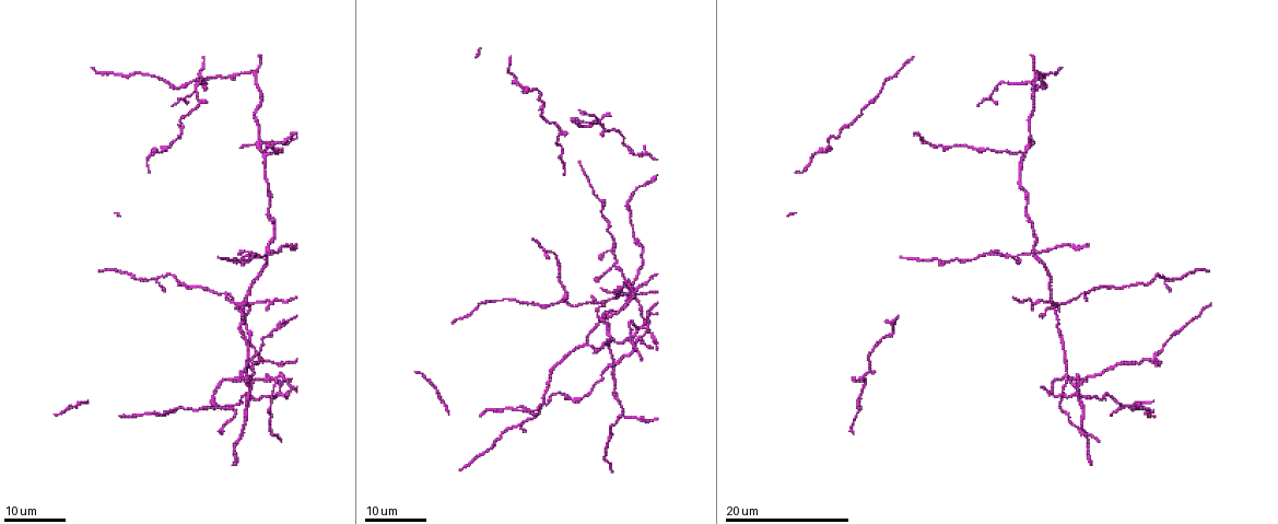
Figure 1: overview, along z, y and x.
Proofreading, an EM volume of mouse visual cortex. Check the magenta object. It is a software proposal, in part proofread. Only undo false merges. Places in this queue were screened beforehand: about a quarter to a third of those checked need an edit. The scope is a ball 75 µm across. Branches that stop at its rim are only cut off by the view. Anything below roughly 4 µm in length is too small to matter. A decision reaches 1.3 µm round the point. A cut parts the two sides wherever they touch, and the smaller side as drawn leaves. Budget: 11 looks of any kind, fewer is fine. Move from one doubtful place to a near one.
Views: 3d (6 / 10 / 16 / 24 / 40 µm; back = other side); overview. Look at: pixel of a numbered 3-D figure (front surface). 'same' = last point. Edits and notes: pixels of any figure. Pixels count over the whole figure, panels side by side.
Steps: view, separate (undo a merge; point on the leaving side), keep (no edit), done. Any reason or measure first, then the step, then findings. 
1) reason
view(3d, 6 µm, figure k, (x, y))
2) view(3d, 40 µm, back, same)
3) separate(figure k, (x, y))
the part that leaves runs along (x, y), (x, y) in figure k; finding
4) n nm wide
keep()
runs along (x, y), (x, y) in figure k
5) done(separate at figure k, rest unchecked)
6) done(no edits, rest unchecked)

four or more arms meet
view(3d, 16 µm, figure 1, (1031, 250))

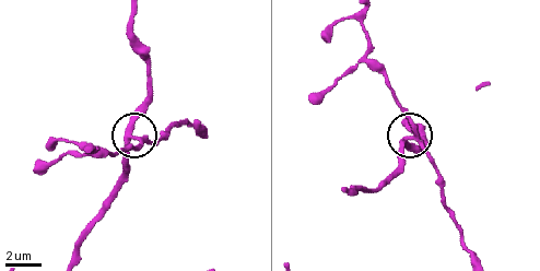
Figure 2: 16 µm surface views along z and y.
view(3d, 10 µm, figure 2, (408, 139))

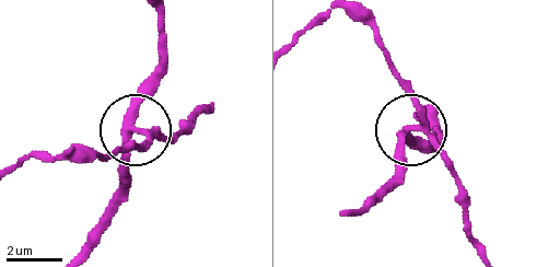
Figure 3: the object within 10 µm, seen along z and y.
side arm 63 µm
separate(figure 3, (166, 140))
the part that leaves runs along (407, 129), (419, 111), (417, 96), (356, 12) in figure 3; two cells meet here

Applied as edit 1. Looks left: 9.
view(overview)

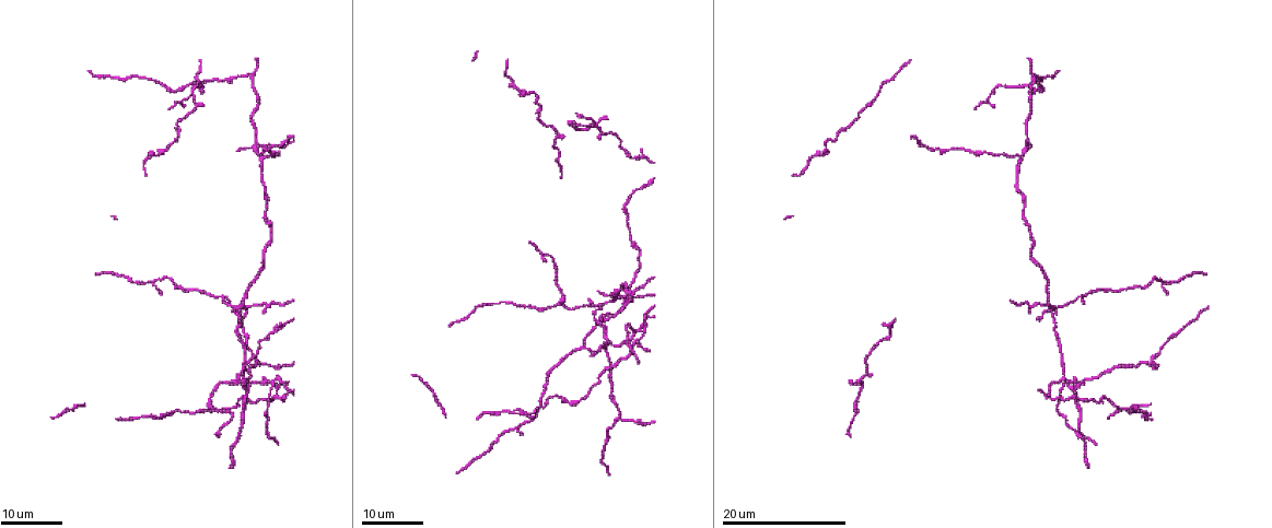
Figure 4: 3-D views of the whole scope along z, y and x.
thick turns thin
view(3d, 16 µm, figure 4, (601, 135))

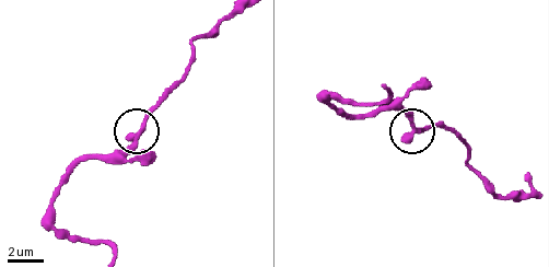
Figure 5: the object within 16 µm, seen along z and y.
view(3d, 10 µm, figure 5, (140, 131))

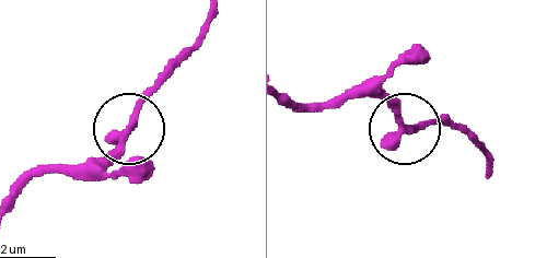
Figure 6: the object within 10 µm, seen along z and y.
3 arms
keep()
one cell here

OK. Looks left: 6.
branch point
view(3d, 16 µm, figure 4, (260, 147))

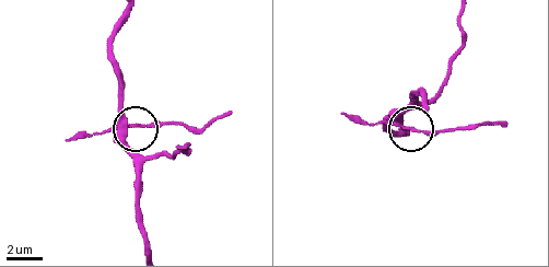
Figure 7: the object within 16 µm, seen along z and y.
closer look
view(3d, 6 µm, figure 7, (133, 124))

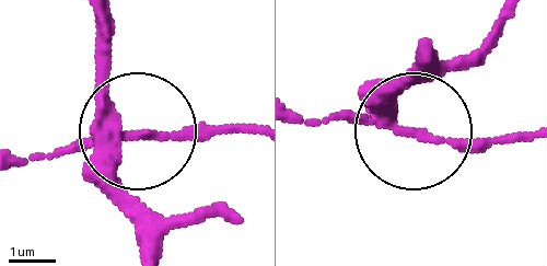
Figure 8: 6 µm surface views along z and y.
3 arms
separate(figure 8, (178, 138))
the part that leaves runs along (115, 141), (252, 129) in figure 8; two cells meet here

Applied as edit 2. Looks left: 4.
three arms meet
view(3d, 24 µm, figure 4, (620, 419))

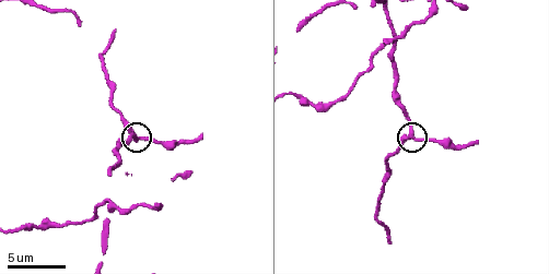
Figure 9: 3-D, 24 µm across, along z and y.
closer look
view(3d, 6 µm, figure 9, (410, 136))

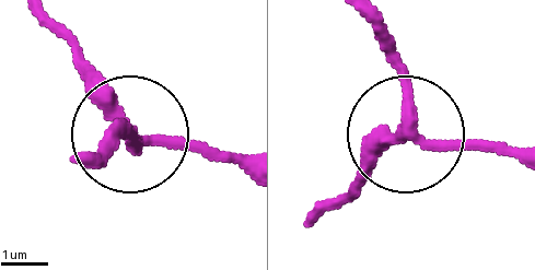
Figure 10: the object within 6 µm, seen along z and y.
view(3d, 6 µm, back, figure 10, (406, 134))

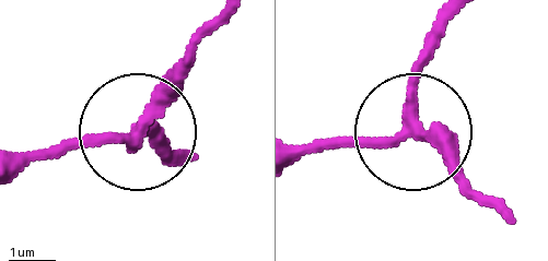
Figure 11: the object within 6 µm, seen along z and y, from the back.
280 nm wide
keep()
runs along (453, 20), (426, 67), (414, 133), (300, 149) in figure 11; one cell here

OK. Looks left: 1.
done(separate at figure 3, separate at figure 8, rest unchecked)

